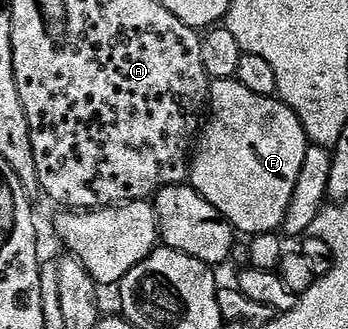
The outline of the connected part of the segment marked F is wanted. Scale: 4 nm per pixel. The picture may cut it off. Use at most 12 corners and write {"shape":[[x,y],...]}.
{"shape":[[212,81],[189,184],[240,234],[282,226],[307,132]]}

